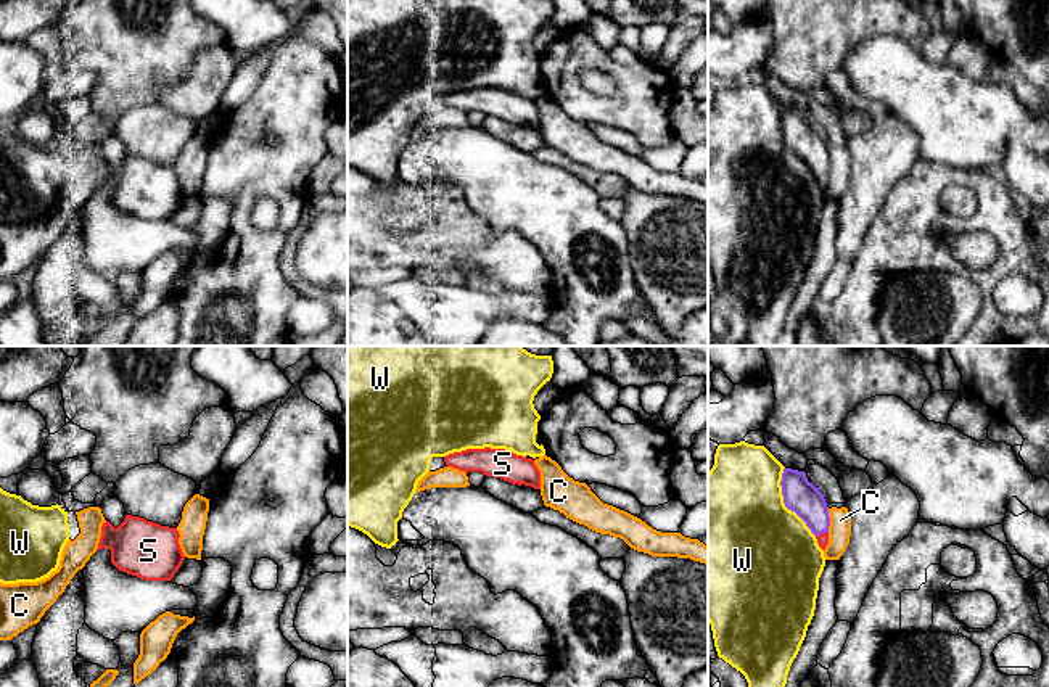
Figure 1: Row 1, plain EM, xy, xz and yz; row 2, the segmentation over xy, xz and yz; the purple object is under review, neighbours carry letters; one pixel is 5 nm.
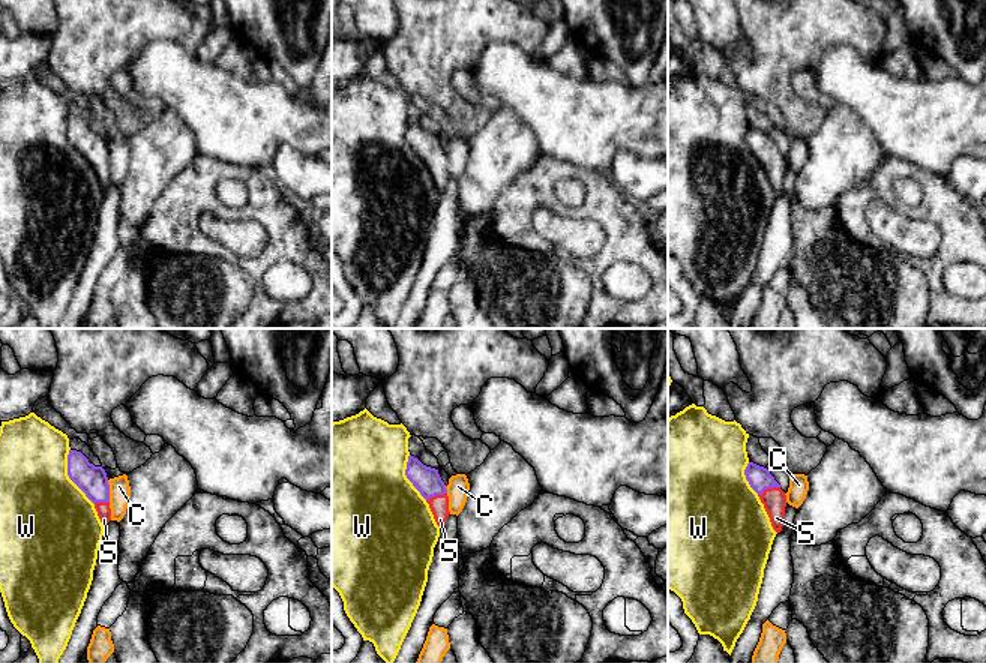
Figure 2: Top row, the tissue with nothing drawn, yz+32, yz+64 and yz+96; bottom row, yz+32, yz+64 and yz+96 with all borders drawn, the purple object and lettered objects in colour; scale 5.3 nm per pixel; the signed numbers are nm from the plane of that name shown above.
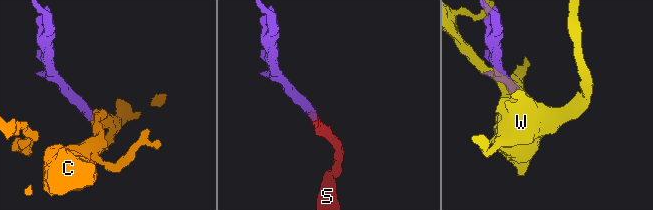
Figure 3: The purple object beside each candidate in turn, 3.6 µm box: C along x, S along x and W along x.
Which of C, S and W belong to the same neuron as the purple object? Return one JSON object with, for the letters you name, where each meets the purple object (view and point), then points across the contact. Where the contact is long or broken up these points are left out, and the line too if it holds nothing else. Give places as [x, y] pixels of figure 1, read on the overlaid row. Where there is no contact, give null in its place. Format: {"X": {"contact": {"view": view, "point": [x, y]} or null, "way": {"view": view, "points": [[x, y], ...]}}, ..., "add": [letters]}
{"S": {"contact": {"view": "yz", "point": [821, 533]}, "way": {"view": "yz", "points": [[800, 496], [814, 512], [821, 533], [822, 539]]}}, "add": ["S"]}

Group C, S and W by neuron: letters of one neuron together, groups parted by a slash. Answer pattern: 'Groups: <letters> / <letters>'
Groups: C / S / W

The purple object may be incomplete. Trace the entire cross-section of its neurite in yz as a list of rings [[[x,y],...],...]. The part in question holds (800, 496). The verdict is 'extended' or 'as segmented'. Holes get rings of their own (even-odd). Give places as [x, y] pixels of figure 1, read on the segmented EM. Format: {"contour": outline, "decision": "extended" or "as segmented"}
{"contour": [[[784,468],[780,486],[785,507],[806,523],[816,536],[819,547],[825,550],[830,516],[824,494],[808,481],[804,471],[792,468]]], "decision": "extended"}

